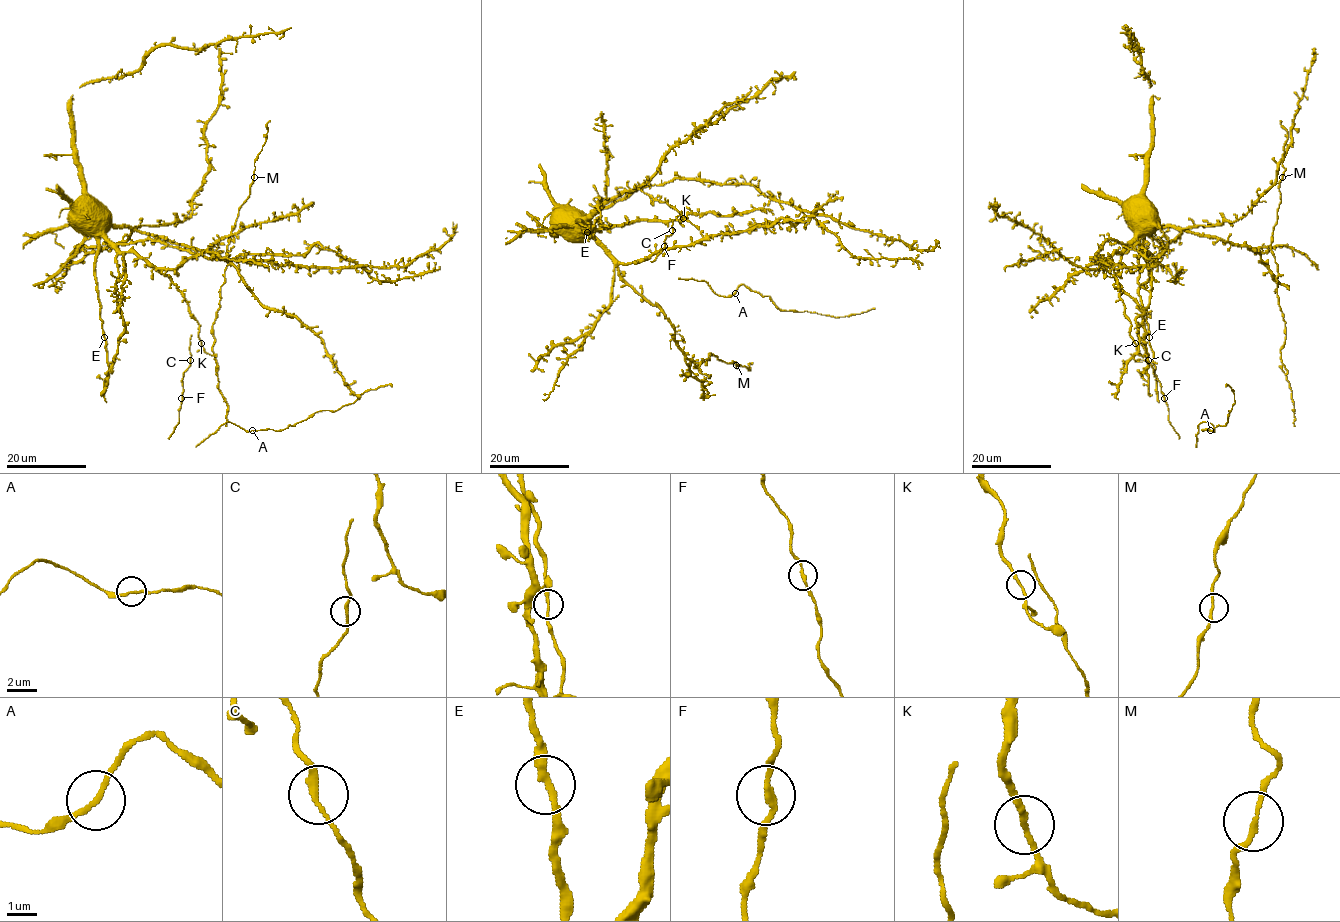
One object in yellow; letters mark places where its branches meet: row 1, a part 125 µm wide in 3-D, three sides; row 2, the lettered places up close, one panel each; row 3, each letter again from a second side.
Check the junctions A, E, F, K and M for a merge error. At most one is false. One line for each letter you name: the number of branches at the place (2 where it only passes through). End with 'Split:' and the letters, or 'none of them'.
Split: none of them

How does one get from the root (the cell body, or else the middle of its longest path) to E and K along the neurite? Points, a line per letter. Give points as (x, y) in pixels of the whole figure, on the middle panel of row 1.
E: (573, 220), (580, 214), (580, 221), (577, 221), (587, 231)
K: (573, 220), (592, 217), (612, 199), (636, 190), (665, 202), (683, 217)

